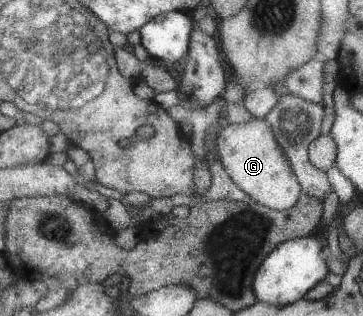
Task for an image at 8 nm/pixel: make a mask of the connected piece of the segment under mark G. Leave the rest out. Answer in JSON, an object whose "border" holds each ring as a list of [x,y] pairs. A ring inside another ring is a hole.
{"border":[[[252,118],[241,124],[220,127],[217,144],[221,160],[229,176],[250,194],[253,201],[269,209],[284,211],[299,204],[303,187],[288,154],[283,150],[271,124],[266,118]]]}

